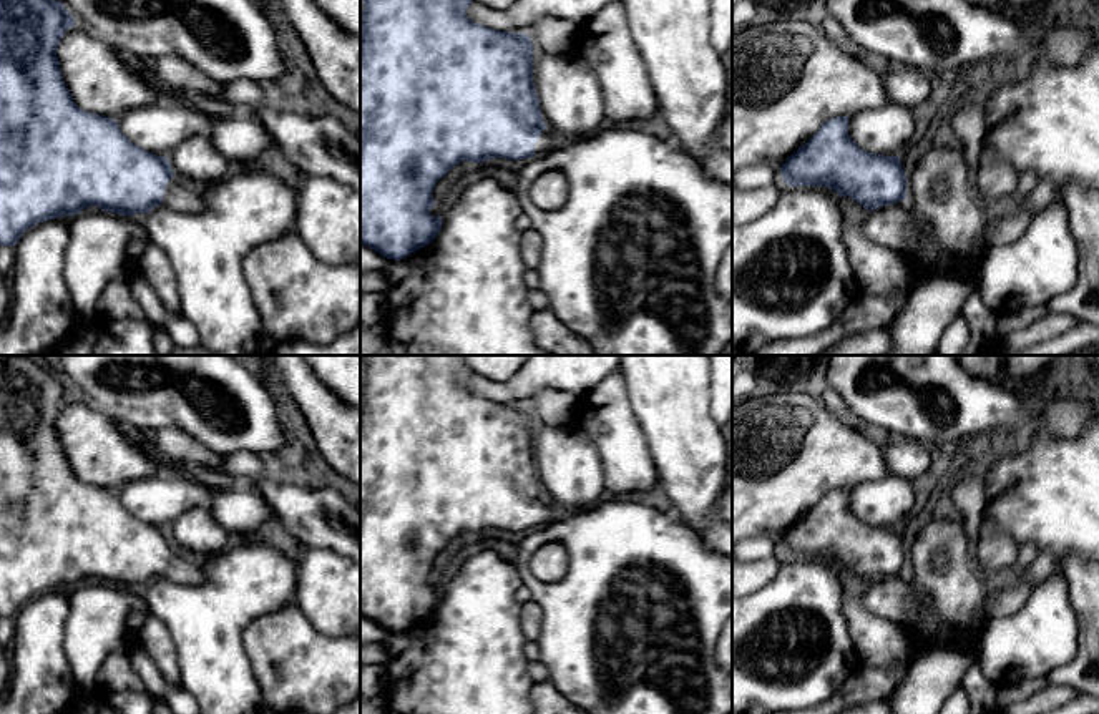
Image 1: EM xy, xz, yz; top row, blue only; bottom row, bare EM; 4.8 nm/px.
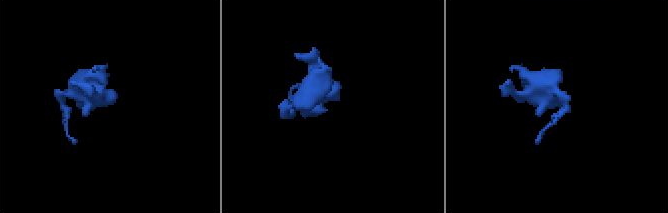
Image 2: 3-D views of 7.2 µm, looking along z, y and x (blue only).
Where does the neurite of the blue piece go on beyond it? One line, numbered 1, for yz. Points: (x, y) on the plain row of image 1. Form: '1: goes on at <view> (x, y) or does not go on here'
1: does not go on here

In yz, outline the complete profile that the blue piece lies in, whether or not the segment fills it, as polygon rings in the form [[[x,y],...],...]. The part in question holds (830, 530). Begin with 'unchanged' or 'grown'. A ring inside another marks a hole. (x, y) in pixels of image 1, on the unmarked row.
unchanged; [[[837,488],[780,538],[789,558],[825,558],[873,583],[906,571],[901,531],[863,523],[848,508],[848,488]]]

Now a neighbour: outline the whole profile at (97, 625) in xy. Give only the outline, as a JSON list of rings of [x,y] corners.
[[[111,583],[78,584],[68,591],[65,656],[85,696],[96,694],[96,674],[105,659],[126,648],[128,616],[148,613],[146,599]]]

